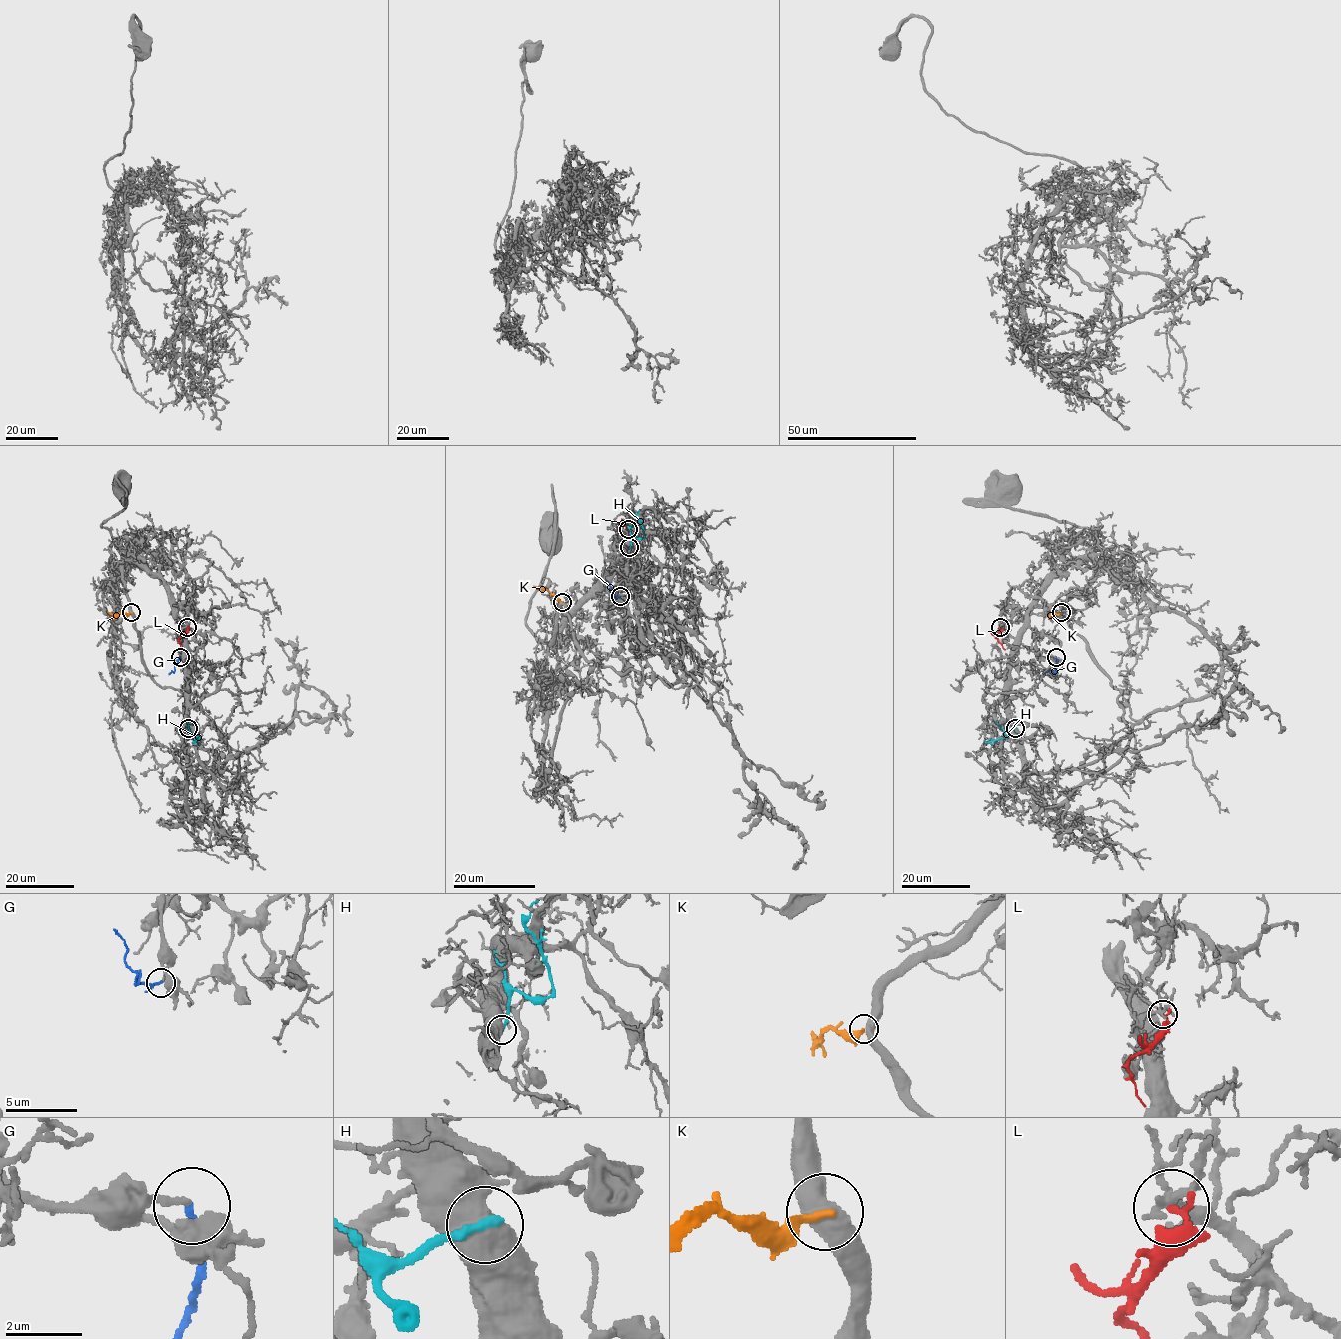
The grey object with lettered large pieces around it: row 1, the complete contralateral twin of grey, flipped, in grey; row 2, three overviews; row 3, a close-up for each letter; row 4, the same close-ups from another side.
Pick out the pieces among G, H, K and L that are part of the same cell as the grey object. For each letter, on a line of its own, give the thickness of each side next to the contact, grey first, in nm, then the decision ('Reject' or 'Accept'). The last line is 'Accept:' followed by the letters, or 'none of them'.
G: Thickness 160 nm (grey) against 170 nm. Accept
H: Thickness 750 nm (grey) against 240 nm. Reject
K: Thickness 550 nm (grey) against 240 nm. Reject
L: Thickness 190 nm (grey) against 220 nm. Reject
Accept: G

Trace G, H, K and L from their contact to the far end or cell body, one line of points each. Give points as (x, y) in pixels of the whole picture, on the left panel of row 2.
G: (180, 657), (175, 671), (169, 675)
H: (188, 728), (200, 738), (196, 739)
K: (132, 613), (107, 612)
L: (187, 627), (178, 640), (182, 650)

